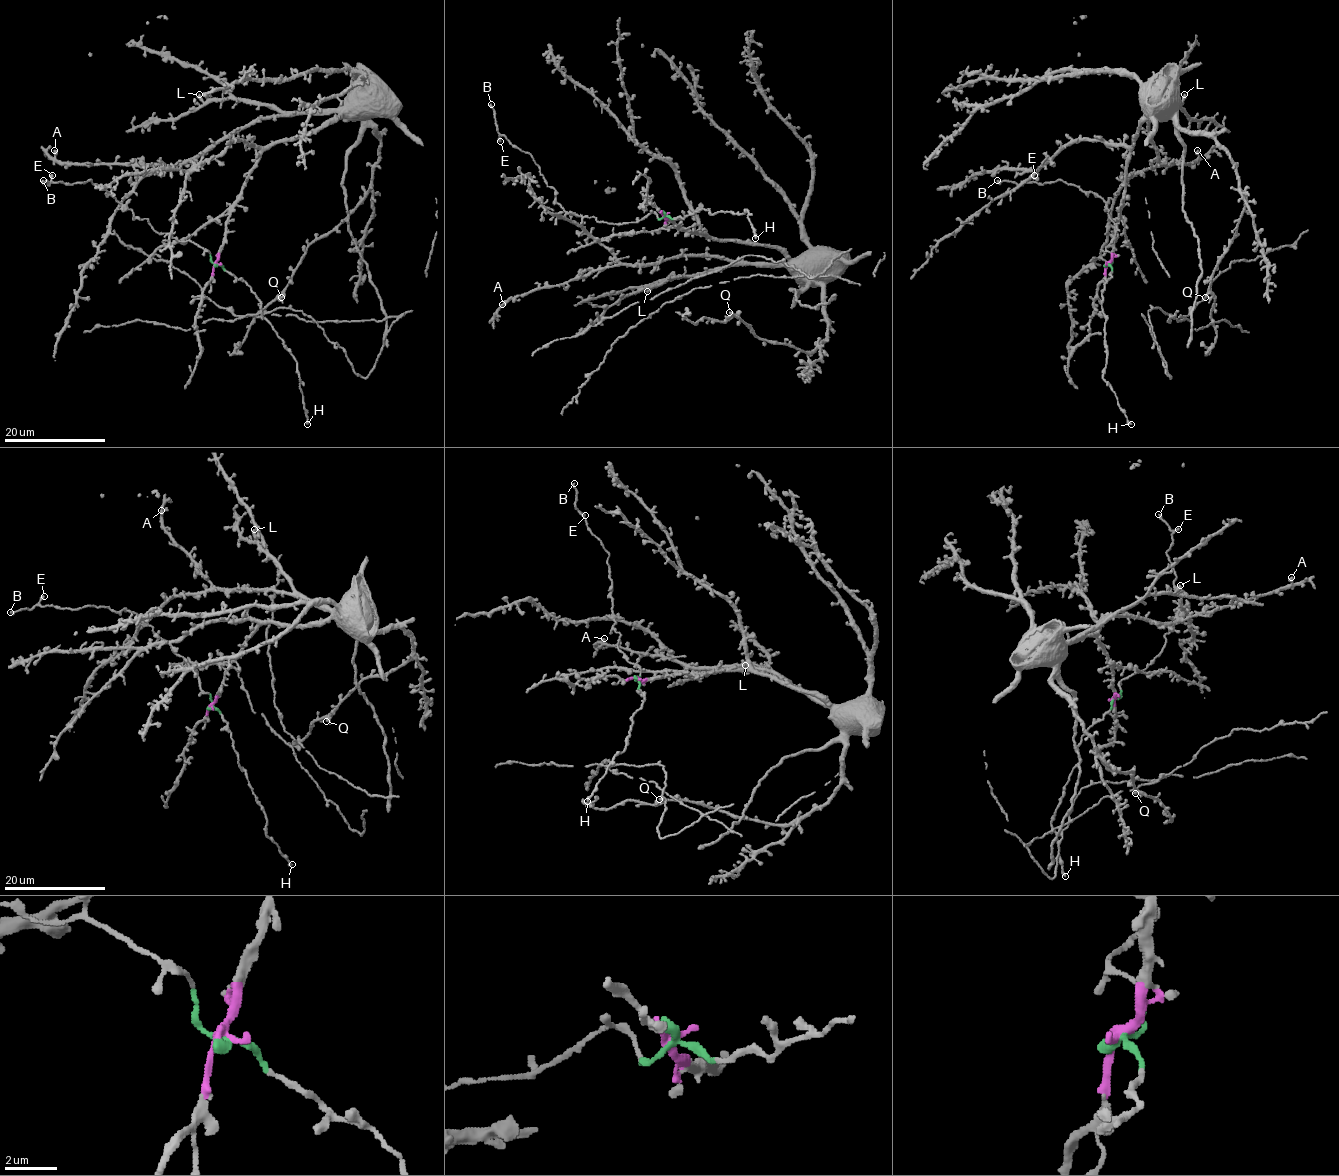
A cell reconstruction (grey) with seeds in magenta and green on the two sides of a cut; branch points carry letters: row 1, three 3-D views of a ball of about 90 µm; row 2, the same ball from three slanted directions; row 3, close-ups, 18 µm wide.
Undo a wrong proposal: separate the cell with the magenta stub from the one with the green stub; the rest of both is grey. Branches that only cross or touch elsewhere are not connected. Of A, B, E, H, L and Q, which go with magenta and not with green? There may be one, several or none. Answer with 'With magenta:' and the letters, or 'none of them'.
With magenta: A, L, Q

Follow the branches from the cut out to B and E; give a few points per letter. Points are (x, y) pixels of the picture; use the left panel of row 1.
B: (215, 264), (207, 251), (155, 231), (91, 180), (49, 185), (43, 180)
E: (215, 264), (207, 251), (155, 231), (91, 180), (55, 182), (53, 175)

